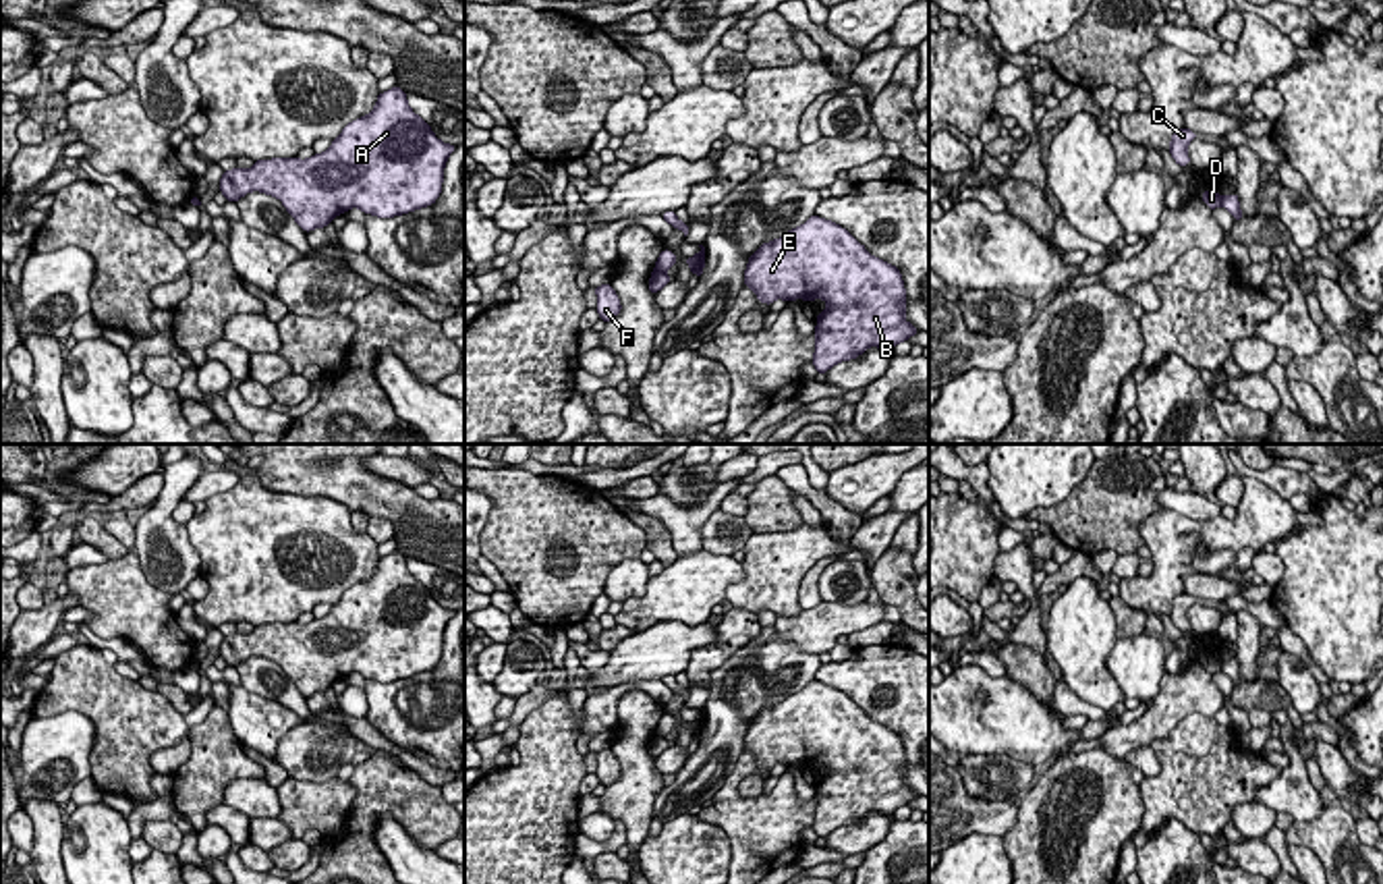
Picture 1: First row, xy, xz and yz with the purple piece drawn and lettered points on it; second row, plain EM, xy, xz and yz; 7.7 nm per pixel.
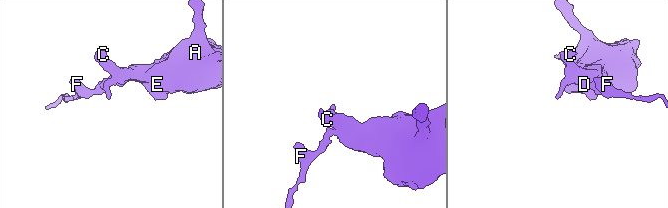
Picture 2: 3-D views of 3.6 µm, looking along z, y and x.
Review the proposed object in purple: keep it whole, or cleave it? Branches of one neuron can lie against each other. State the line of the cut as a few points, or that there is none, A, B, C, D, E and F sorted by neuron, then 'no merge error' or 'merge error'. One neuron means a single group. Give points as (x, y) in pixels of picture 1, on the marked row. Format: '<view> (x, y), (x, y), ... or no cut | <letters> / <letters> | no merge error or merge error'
xz (654, 270), (664, 272) | A B C D E / F | merge error

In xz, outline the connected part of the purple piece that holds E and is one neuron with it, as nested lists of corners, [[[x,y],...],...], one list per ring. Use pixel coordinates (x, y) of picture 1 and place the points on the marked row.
[[[819,216],[784,237],[763,243],[744,270],[744,286],[753,288],[761,303],[775,299],[823,299],[827,309],[817,313],[813,365],[825,374],[840,361],[856,359],[869,347],[894,349],[919,332],[904,320],[906,288],[902,274],[892,264],[873,257],[848,230]]]

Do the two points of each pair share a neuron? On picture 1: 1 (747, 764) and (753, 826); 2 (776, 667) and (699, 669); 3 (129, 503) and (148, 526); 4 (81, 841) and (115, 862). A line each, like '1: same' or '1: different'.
1: same
2: different
3: different
4: same

